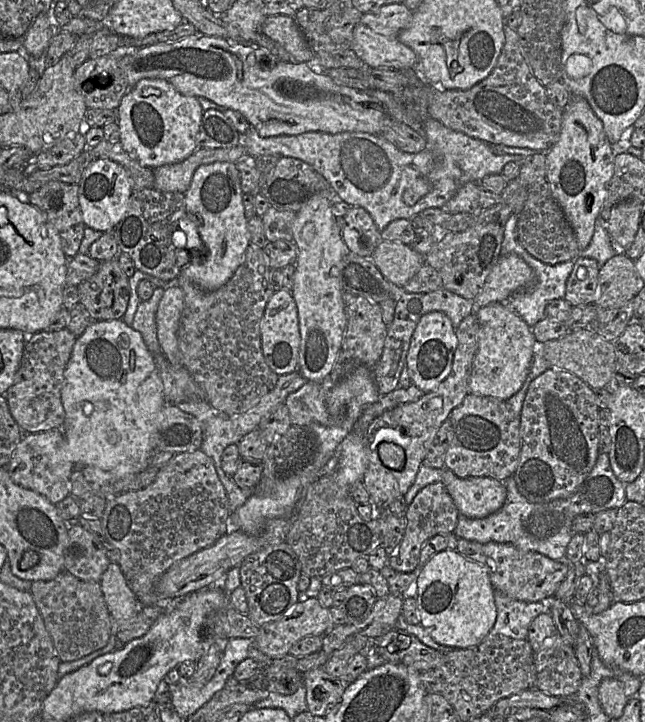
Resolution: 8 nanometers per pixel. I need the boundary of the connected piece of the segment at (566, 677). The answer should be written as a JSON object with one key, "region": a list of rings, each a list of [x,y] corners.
{"region":[[[559,633],[546,639],[535,653],[535,668],[535,688],[552,696],[574,696],[583,679],[575,648],[566,643]]]}

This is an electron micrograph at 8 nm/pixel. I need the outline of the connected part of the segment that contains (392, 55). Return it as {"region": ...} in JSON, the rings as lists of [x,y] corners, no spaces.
{"region":[[[403,3],[383,5],[376,11],[364,13],[353,30],[351,50],[373,68],[414,69],[417,64],[415,52],[398,38],[399,32],[410,25],[412,16],[413,11]]]}

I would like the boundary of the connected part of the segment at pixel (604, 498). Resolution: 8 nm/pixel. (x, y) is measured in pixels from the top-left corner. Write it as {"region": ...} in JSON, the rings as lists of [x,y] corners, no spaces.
{"region":[[[600,452],[595,466],[570,497],[547,503],[533,503],[519,491],[513,476],[503,481],[507,497],[503,506],[484,518],[469,518],[459,514],[454,534],[459,538],[482,544],[489,542],[511,544],[524,551],[541,553],[552,560],[566,560],[567,546],[573,537],[572,522],[581,514],[596,514],[607,509],[618,509],[626,499],[626,484],[614,474],[607,453]]]}

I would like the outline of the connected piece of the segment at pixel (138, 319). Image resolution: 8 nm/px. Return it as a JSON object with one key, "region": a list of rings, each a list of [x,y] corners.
{"region":[[[155,287],[149,300],[141,300],[131,325],[134,330],[141,333],[147,348],[153,356],[163,353],[157,352],[162,350],[157,338],[156,312],[164,291],[163,287]]]}

